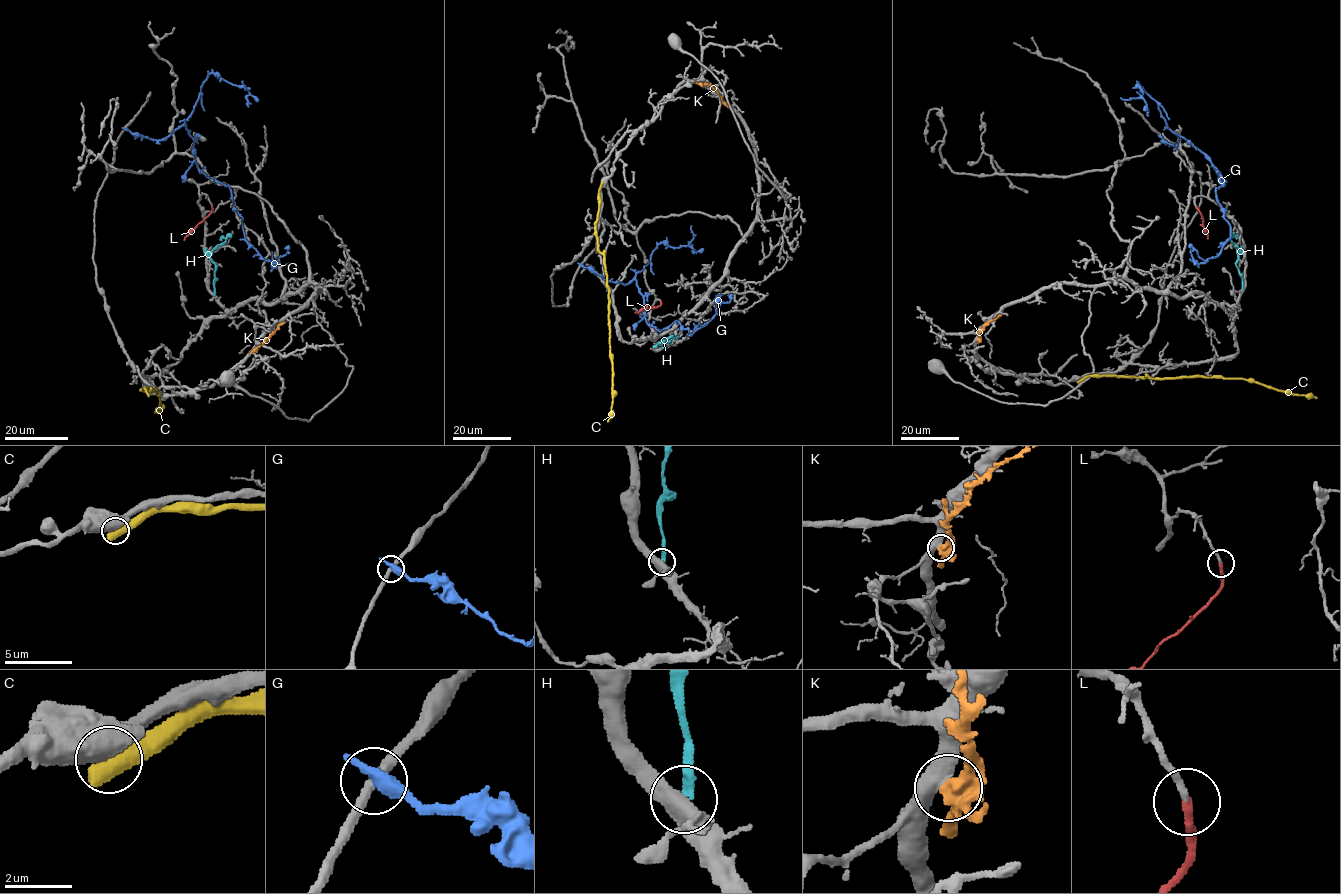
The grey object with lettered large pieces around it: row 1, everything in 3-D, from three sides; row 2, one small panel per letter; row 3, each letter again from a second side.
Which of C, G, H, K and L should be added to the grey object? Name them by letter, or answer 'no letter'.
L

